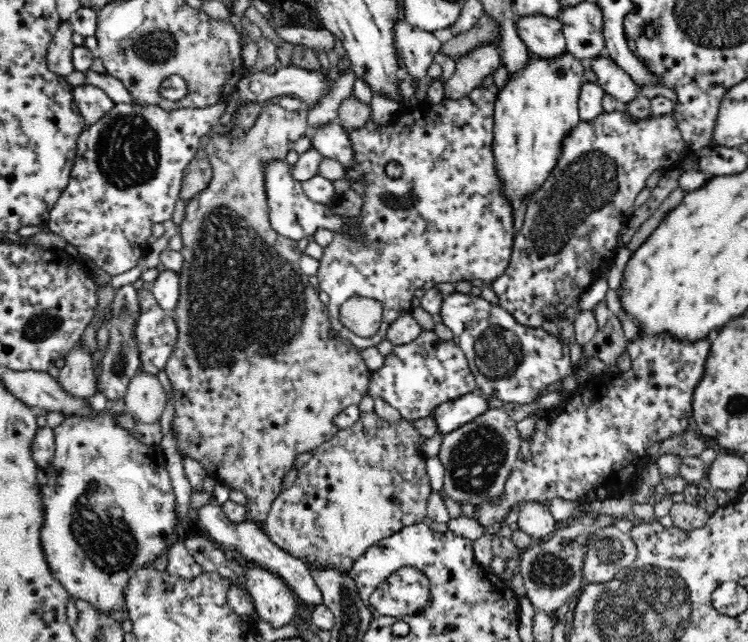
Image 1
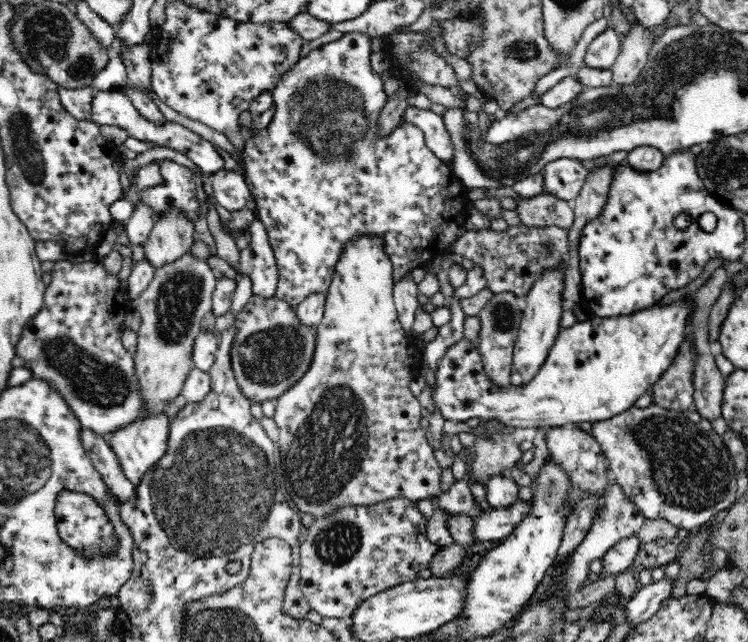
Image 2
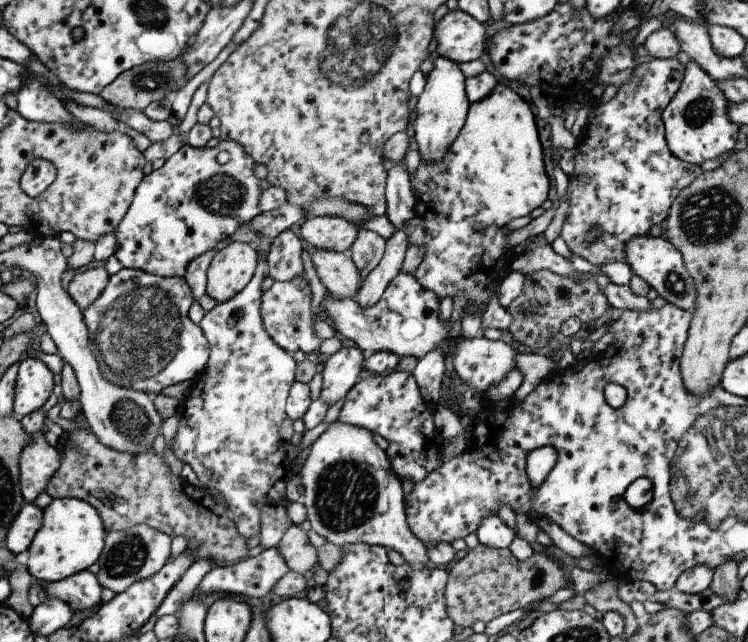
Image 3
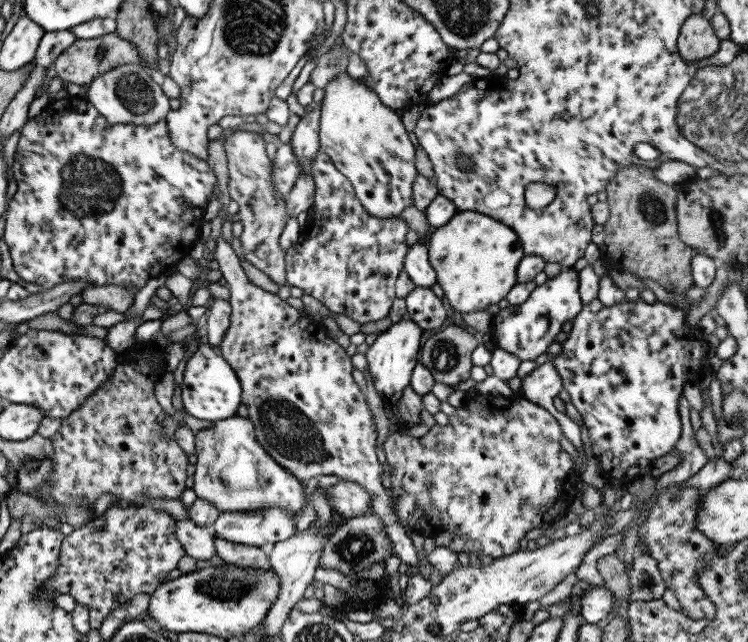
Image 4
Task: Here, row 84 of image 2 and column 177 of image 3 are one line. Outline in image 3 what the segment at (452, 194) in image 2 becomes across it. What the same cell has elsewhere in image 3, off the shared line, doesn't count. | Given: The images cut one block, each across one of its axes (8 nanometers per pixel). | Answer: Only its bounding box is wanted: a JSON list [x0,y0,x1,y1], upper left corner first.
[83,268,211,398]

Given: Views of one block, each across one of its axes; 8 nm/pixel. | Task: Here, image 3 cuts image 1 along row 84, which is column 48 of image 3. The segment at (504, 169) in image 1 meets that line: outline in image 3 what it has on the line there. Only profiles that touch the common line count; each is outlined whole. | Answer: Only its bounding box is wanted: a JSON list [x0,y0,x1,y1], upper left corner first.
[22,497,105,583]

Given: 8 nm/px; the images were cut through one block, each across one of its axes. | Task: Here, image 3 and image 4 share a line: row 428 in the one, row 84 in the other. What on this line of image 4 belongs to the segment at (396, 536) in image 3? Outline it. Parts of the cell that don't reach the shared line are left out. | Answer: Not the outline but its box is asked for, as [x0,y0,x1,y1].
[319,72,418,217]

